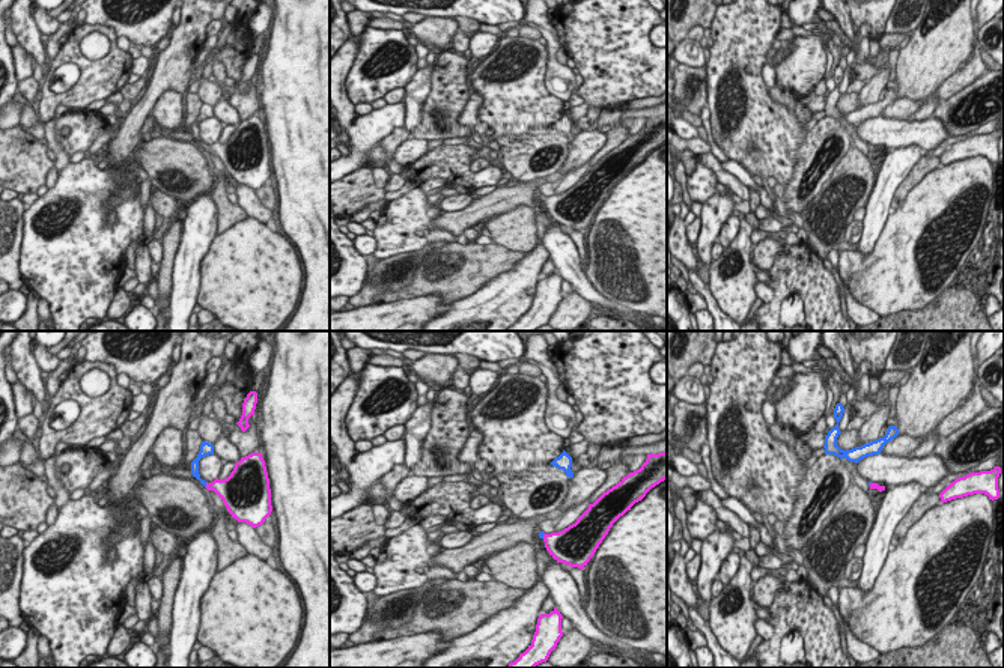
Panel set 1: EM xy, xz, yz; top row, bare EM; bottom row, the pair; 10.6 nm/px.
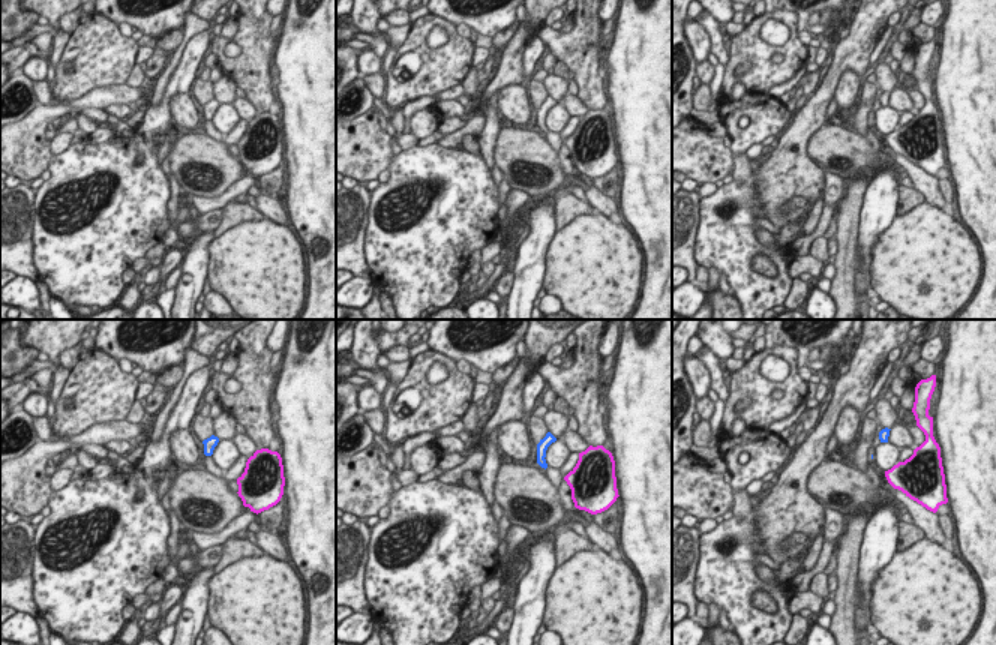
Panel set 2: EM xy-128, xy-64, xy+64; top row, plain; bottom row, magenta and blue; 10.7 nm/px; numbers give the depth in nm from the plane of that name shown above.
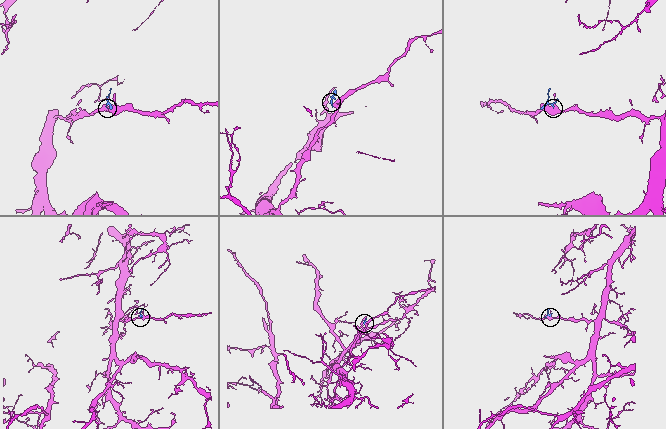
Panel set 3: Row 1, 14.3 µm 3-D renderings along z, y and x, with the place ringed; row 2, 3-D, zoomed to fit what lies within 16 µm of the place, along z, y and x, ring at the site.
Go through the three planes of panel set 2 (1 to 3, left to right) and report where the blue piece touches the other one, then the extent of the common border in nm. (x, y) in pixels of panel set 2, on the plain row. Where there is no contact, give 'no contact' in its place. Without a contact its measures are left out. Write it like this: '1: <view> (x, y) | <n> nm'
1: no contact
2: no contact
3: no contact

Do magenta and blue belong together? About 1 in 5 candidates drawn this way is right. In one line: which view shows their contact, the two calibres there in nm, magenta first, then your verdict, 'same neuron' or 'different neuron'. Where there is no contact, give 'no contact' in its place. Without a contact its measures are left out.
xy | 260/100 nm | same neuron

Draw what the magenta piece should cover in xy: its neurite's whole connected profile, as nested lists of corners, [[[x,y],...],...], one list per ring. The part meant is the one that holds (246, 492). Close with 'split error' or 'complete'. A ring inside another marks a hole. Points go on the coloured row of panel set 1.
[[[203,441],[197,457],[191,462],[193,477],[208,490],[214,490],[238,522],[253,528],[262,525],[272,512],[269,478],[262,453],[241,457],[227,478],[215,478],[212,483],[202,480],[199,474],[199,460],[209,454],[214,454],[214,445]]]; split error

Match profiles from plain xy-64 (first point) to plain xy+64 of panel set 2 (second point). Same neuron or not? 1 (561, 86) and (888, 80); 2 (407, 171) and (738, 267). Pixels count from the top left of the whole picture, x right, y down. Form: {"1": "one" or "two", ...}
{"1": "one", "2": "one"}

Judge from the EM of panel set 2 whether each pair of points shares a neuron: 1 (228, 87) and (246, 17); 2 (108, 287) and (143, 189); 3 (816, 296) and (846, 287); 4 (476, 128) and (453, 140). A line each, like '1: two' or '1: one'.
1: two
2: one
3: two
4: one

